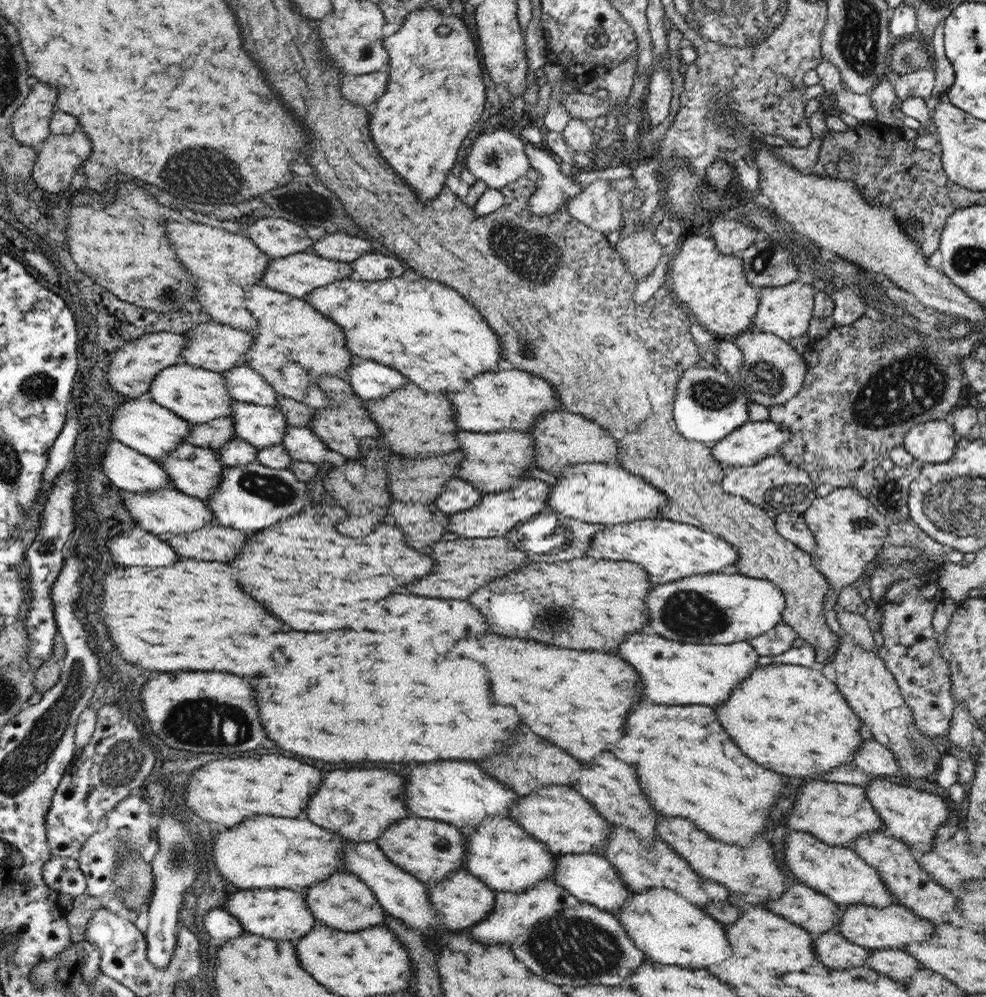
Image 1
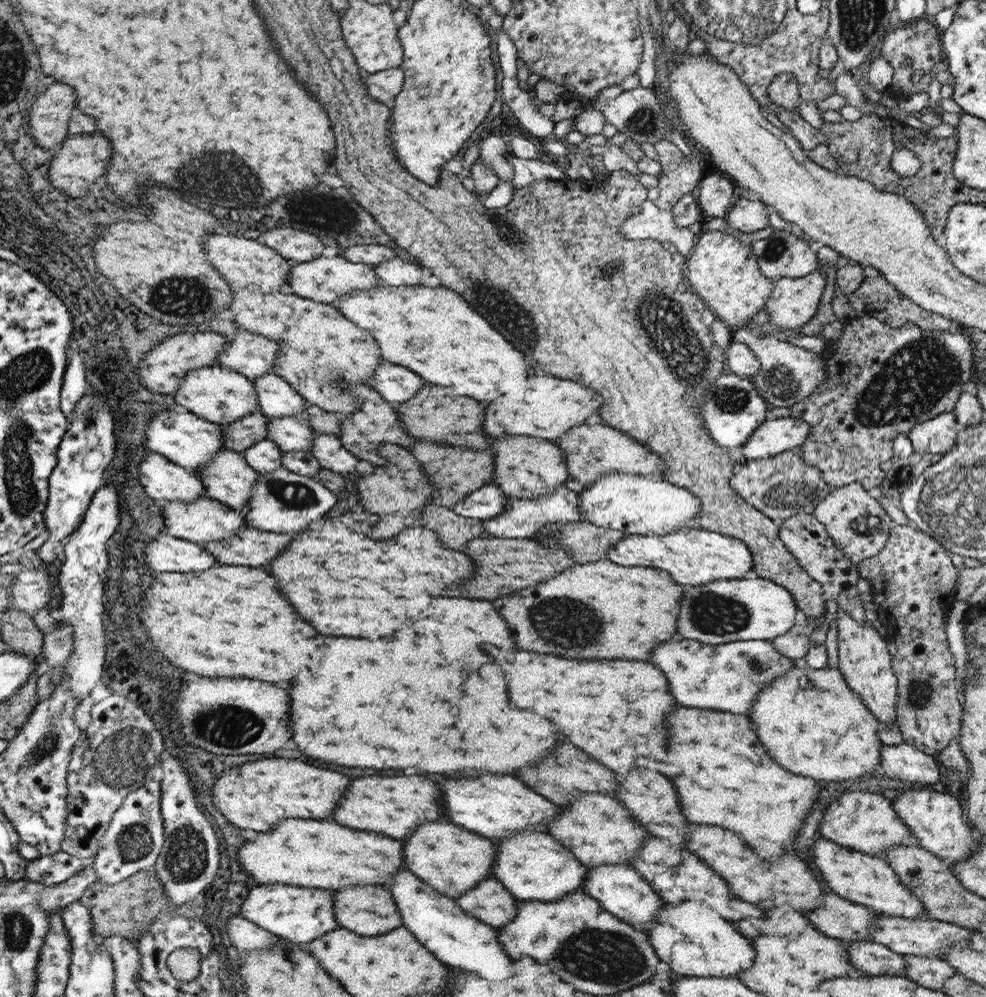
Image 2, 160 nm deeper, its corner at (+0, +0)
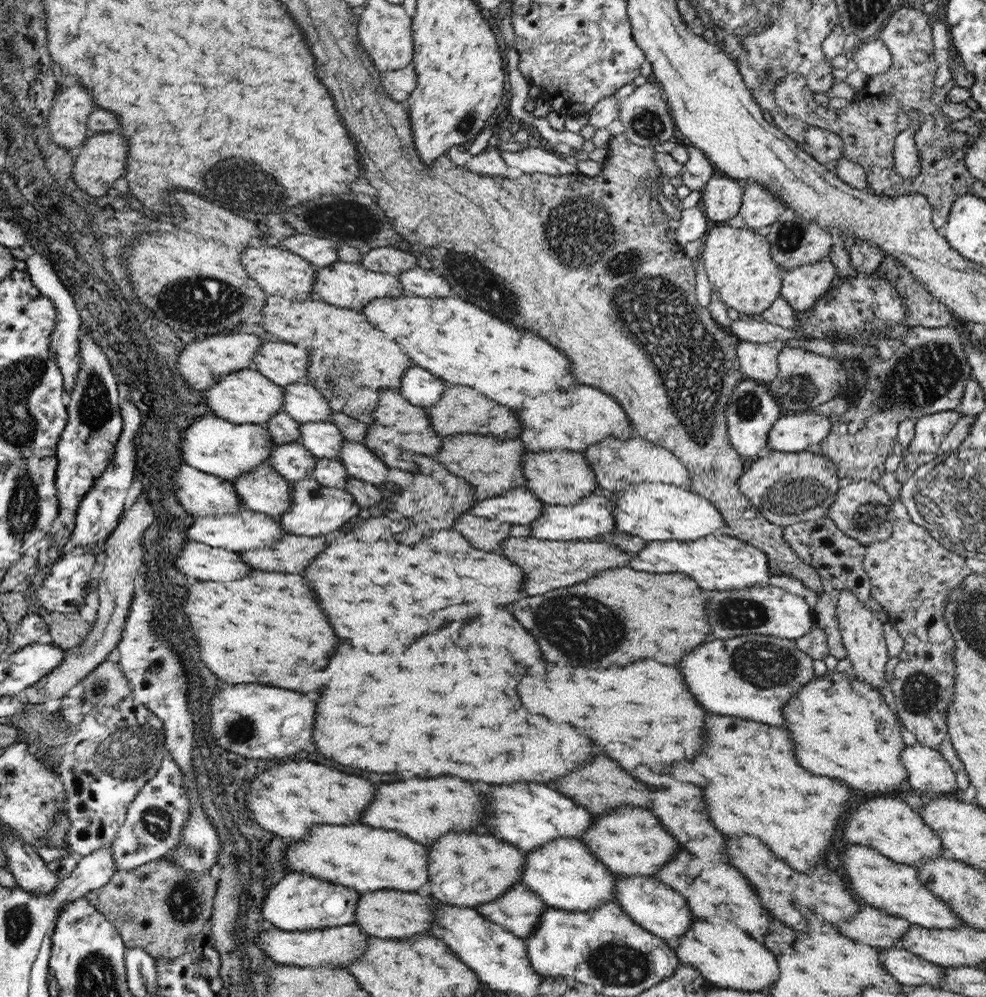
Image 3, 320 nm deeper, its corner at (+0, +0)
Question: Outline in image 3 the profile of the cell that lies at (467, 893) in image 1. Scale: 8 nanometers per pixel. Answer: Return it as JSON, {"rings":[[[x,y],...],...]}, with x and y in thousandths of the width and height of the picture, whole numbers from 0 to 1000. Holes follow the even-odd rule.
{"rings":[[[529,886],[520,887],[520,890],[505,900],[504,903],[485,908],[484,915],[493,923],[509,928],[521,939],[535,942],[535,939],[545,934],[549,917],[556,911],[552,904],[542,899],[542,895]]]}

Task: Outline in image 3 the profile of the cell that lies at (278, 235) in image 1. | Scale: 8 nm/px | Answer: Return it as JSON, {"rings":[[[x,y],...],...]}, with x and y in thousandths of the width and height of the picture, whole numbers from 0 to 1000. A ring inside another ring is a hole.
{"rings":[[[313,235],[295,236],[284,246],[290,252],[308,259],[319,269],[335,267],[343,260],[343,244],[332,239],[323,239]]]}

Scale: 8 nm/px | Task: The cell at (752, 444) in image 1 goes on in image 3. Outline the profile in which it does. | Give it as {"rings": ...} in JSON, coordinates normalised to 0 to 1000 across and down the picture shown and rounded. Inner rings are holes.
{"rings":[[[820,412],[804,413],[792,418],[783,426],[777,450],[789,453],[814,453],[820,447],[832,446],[843,431],[842,421],[834,415],[828,416]]]}

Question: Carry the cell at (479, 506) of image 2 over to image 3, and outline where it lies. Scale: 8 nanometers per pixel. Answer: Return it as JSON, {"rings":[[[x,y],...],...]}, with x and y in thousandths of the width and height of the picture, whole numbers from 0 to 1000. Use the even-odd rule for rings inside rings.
{"rings":[[[527,488],[483,503],[475,512],[481,518],[503,521],[515,527],[540,527],[551,517],[553,505],[541,493]]]}

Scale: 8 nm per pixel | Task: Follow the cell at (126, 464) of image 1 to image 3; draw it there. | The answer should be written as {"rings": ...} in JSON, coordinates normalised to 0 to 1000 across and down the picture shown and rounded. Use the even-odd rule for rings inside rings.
{"rings":[[[187,464],[176,474],[174,489],[196,519],[235,516],[247,510],[233,482]]]}

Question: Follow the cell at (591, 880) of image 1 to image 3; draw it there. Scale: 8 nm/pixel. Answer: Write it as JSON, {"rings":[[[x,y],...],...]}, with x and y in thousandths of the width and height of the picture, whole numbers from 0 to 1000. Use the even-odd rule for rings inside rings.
{"rings":[[[626,879],[626,891],[624,906],[633,912],[646,927],[669,940],[678,948],[684,949],[699,935],[706,919],[701,915],[696,901],[692,896],[680,891],[668,880],[631,880]]]}

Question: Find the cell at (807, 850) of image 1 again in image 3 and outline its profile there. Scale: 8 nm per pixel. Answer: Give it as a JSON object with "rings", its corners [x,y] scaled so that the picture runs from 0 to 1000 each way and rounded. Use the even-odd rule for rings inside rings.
{"rings":[[[860,848],[854,858],[858,874],[856,883],[862,885],[862,895],[875,903],[877,908],[892,912],[903,919],[919,922],[923,927],[939,932],[968,932],[977,929],[977,923],[947,899],[929,881],[929,871],[912,867],[886,852],[872,848]]]}

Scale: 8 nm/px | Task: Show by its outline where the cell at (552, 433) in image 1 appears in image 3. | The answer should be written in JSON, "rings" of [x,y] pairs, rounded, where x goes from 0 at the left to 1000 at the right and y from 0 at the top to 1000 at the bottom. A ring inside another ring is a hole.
{"rings":[[[645,436],[637,441],[616,437],[610,444],[600,446],[589,454],[605,475],[605,487],[624,494],[650,483],[671,483],[690,488],[701,486],[700,474],[682,453]]]}

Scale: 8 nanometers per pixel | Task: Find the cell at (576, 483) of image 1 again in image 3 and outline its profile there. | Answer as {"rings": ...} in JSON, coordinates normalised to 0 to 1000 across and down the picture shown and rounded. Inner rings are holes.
{"rings":[[[650,483],[625,493],[623,522],[626,534],[648,538],[656,543],[665,542],[710,542],[726,536],[734,530],[732,517],[716,498],[710,497],[698,488],[671,483]]]}

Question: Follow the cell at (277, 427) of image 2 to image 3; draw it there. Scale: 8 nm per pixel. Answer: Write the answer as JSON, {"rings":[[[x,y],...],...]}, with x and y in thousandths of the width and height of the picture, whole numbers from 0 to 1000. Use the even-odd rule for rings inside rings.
{"rings":[[[335,422],[304,424],[304,439],[301,443],[323,460],[343,461],[350,442],[346,431]]]}

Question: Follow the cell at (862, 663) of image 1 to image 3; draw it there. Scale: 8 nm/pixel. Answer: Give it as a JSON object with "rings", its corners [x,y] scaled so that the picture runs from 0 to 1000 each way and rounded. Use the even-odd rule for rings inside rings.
{"rings":[[[860,591],[851,593],[848,616],[859,662],[864,665],[864,675],[883,689],[894,692],[897,688],[899,666],[903,661],[895,632],[896,625],[886,617],[886,613],[878,610],[877,605],[871,603],[867,594]]]}

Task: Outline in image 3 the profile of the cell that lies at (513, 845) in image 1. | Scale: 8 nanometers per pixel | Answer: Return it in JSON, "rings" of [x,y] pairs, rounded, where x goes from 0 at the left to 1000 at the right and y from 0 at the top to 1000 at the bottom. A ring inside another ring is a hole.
{"rings":[[[564,842],[533,857],[528,886],[535,889],[542,899],[546,897],[555,910],[592,915],[626,903],[623,893],[626,891],[626,879],[602,859],[590,842]]]}

